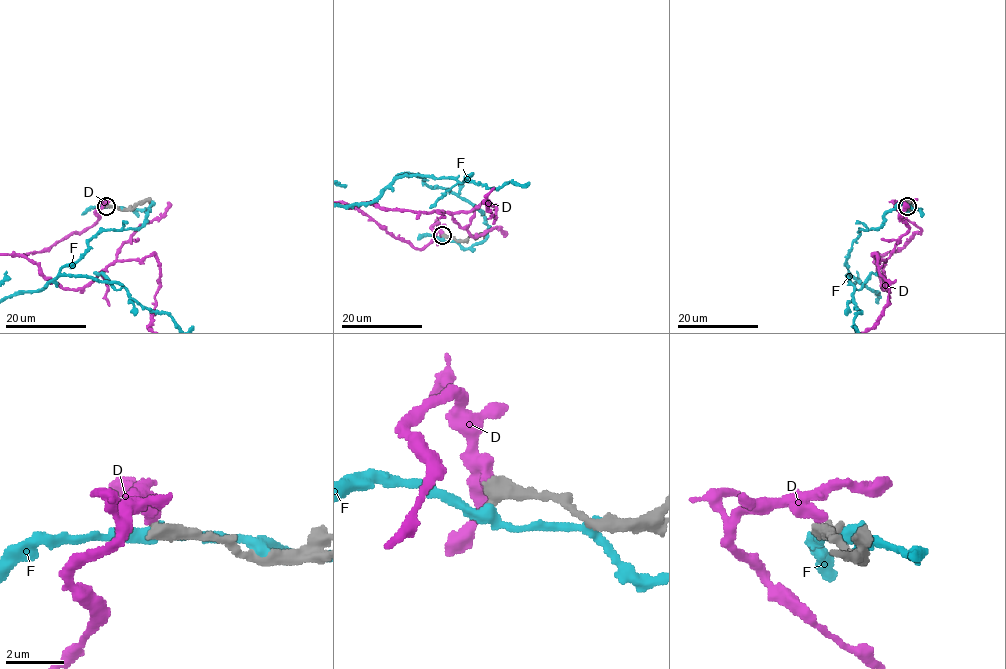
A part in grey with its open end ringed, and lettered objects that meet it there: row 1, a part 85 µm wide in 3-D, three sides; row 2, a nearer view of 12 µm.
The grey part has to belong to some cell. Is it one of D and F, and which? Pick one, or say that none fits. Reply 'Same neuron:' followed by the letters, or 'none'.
Same neuron: none

